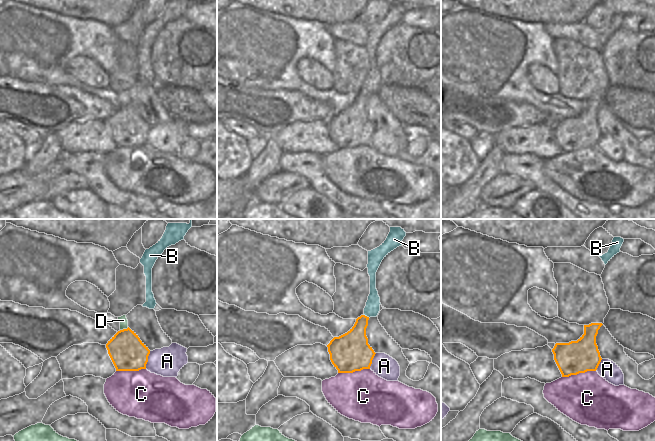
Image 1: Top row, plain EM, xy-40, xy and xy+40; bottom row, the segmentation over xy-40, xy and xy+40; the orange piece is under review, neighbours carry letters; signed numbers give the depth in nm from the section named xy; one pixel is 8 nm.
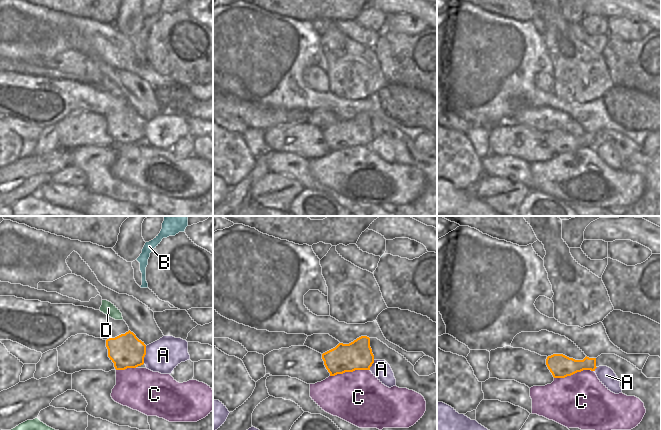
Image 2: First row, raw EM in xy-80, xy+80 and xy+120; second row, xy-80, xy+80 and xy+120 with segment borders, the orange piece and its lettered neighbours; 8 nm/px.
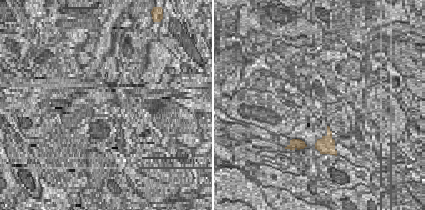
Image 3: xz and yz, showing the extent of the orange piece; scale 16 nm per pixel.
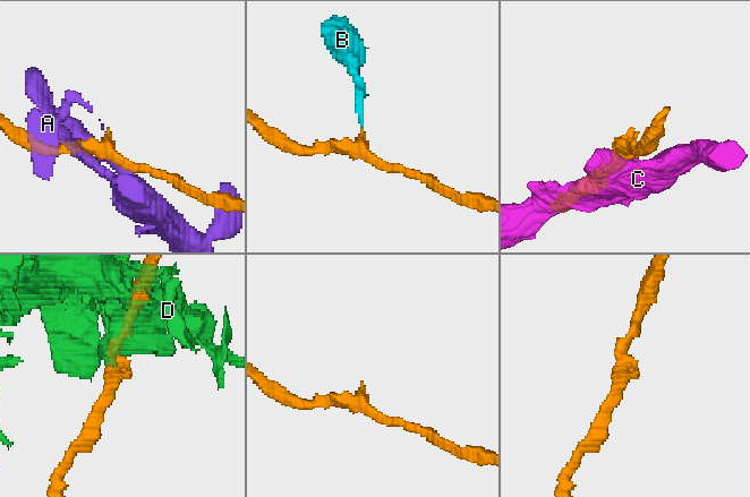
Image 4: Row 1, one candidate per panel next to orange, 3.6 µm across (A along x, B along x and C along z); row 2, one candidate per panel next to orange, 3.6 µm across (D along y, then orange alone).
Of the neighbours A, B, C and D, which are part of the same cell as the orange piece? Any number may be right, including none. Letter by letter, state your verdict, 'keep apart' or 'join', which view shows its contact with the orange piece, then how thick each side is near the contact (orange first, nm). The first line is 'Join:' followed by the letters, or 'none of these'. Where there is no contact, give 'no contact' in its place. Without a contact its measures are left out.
Join: B
A: keep apart; meets orange in xy-40; 280 nm thick on the orange side, 240 nm on the other
B: join; meets orange in xy; 220 nm thick on the orange side, 120 nm on the other
C: keep apart; meets orange in xy+40; 260 nm thick on the orange side, 420 nm on the other
D: keep apart; meets orange in xy-40; 280 nm thick on the orange side, 70 nm on the other

